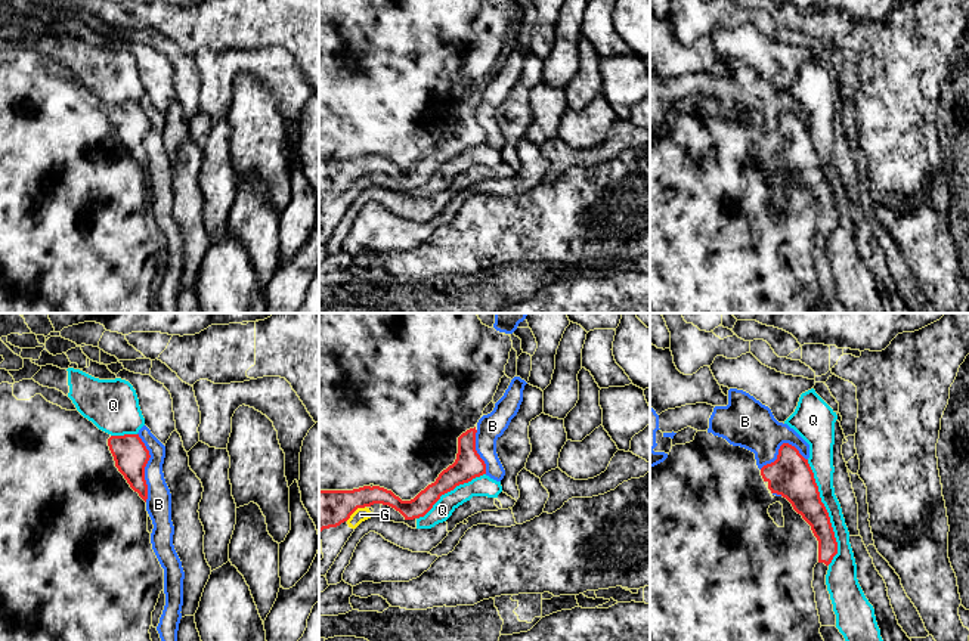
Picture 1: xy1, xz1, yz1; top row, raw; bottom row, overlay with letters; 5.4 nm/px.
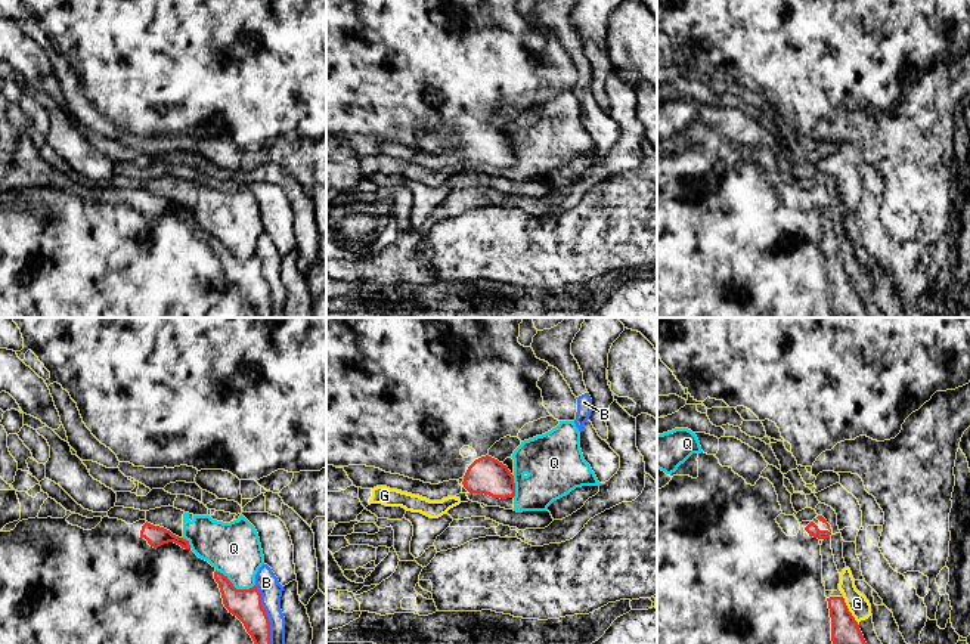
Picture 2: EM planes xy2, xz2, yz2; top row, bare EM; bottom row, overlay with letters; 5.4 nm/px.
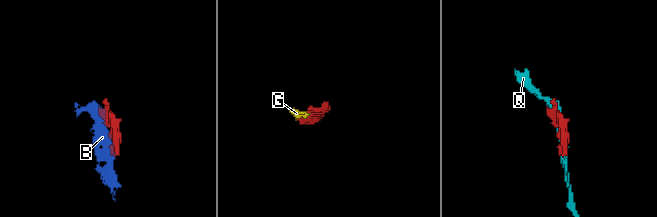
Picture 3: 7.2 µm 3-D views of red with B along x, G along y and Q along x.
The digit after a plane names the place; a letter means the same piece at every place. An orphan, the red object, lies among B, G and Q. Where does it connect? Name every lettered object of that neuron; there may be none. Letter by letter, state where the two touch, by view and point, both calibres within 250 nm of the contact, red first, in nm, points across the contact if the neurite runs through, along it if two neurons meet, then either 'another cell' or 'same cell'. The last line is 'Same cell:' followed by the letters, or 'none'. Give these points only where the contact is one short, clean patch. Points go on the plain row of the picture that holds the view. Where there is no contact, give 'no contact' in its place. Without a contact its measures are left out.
B: meets red in xy1 at (145, 135); 190 nm thick on the red side, 140 nm on the other; another cell
G: meets red in yz2 at (848, 279); 180 nm thick on the red side, 120 nm on the other; another cell
Q: meets red in yz1 at (827, 182); 220 nm thick on the red side, 120 nm on the other; another cell
Same cell: none

